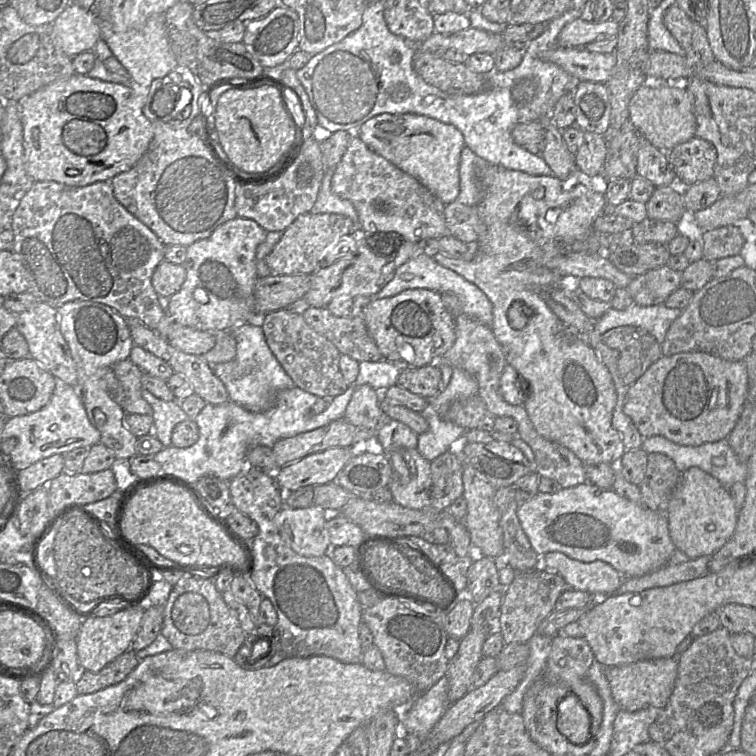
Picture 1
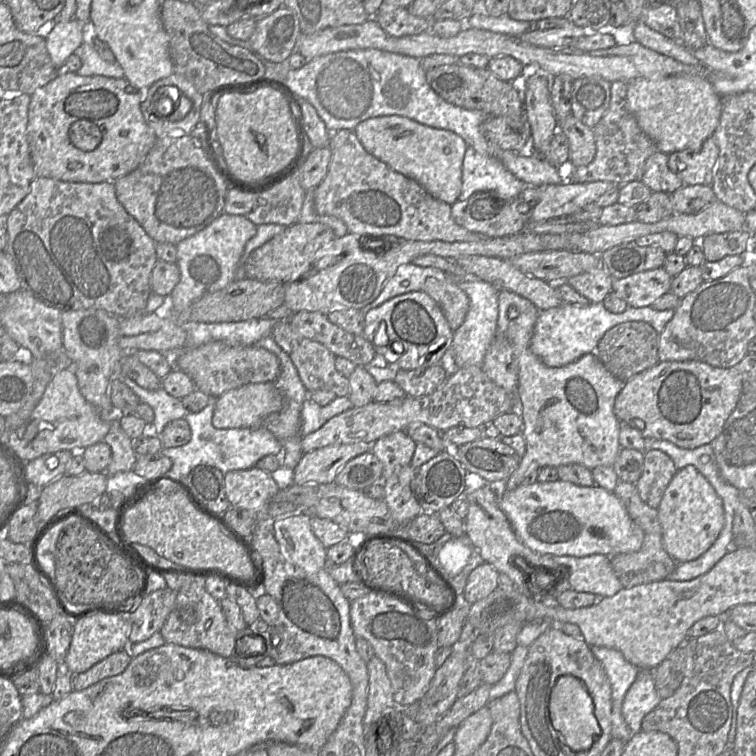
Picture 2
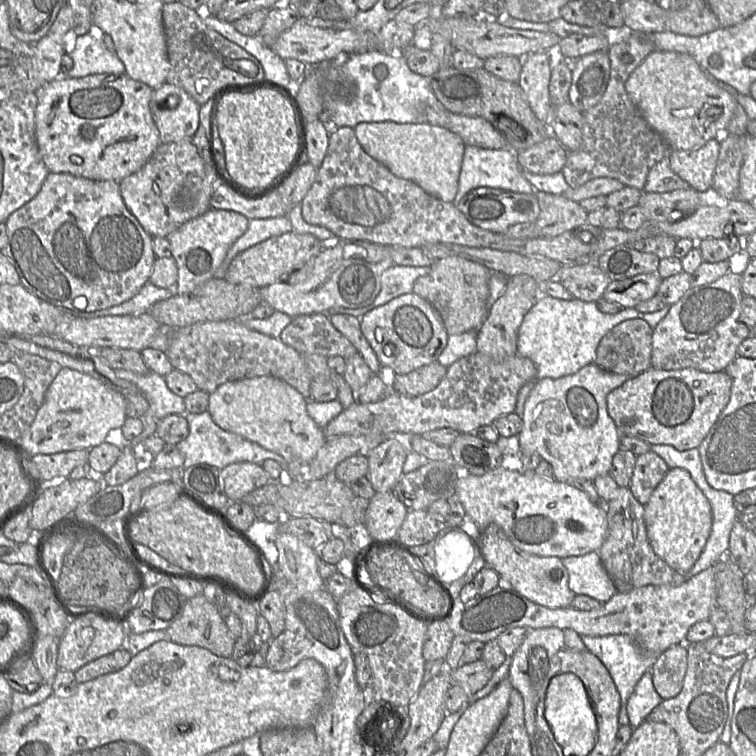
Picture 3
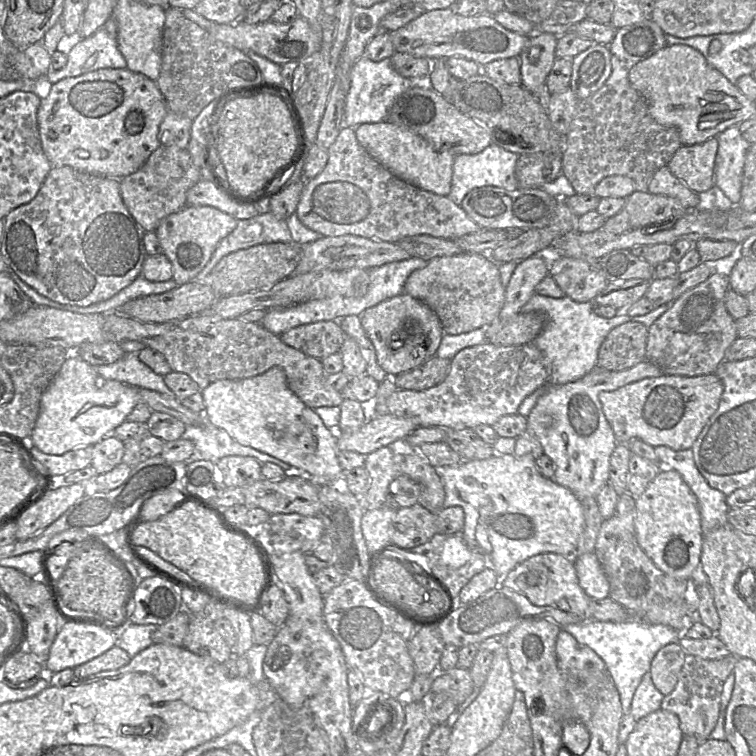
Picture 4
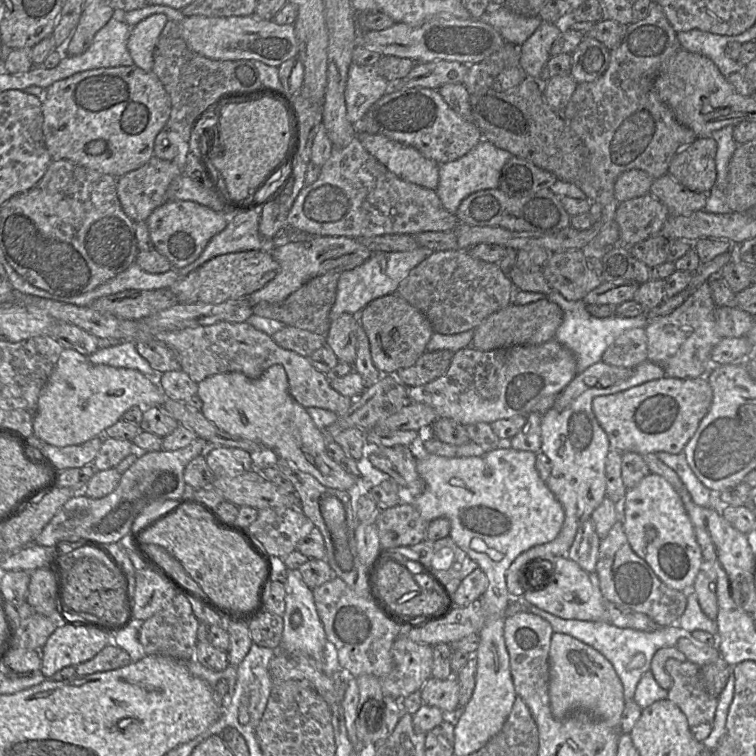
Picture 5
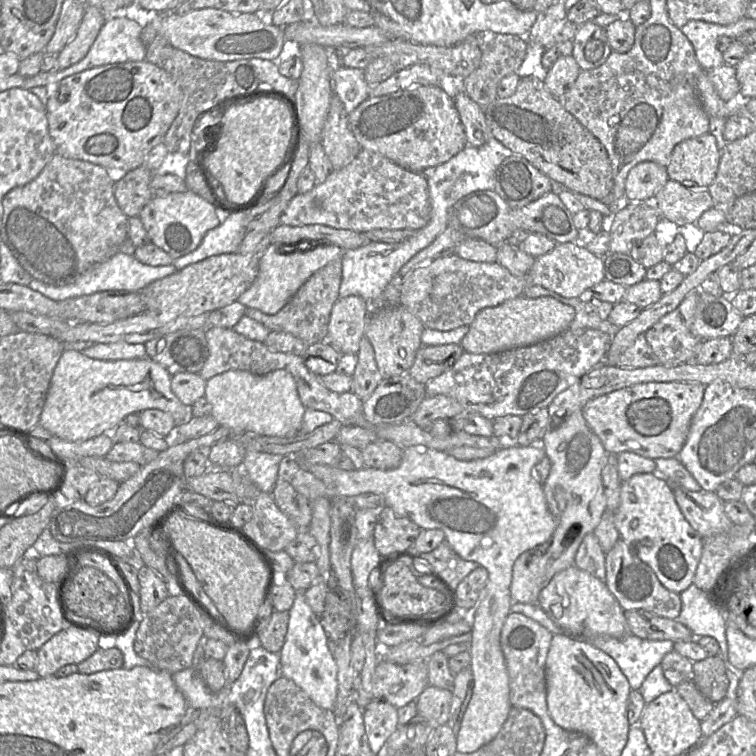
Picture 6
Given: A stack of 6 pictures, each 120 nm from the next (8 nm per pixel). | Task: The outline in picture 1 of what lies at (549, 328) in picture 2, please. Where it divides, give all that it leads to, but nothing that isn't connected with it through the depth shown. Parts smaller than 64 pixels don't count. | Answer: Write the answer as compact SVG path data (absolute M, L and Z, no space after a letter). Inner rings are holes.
M634 303L624 310L609 308L594 321L594 327L599 335L619 326L639 327L649 332L661 344L670 325L681 313L682 310L668 308L664 304L640 306Z

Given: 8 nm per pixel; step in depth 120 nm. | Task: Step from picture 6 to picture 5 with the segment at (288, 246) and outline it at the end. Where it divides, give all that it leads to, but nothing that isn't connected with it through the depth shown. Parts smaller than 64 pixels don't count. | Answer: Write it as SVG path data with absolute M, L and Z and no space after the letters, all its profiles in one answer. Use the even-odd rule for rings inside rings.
M316 236L306 241L282 241L271 249L279 264L278 274L263 288L248 297L251 306L260 302L280 302L310 279L326 273L341 273L363 264L373 254L357 239L346 236Z

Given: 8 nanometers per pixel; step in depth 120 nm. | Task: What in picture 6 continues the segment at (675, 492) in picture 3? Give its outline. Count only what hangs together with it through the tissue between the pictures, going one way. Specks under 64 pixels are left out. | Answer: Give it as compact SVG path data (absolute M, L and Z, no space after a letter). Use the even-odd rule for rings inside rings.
M638 473L623 481L620 489L620 504L613 514L614 525L620 538L633 549L635 555L648 565L660 583L669 591L680 594L692 583L702 555L702 539L687 522L680 511L672 486L655 473Z

